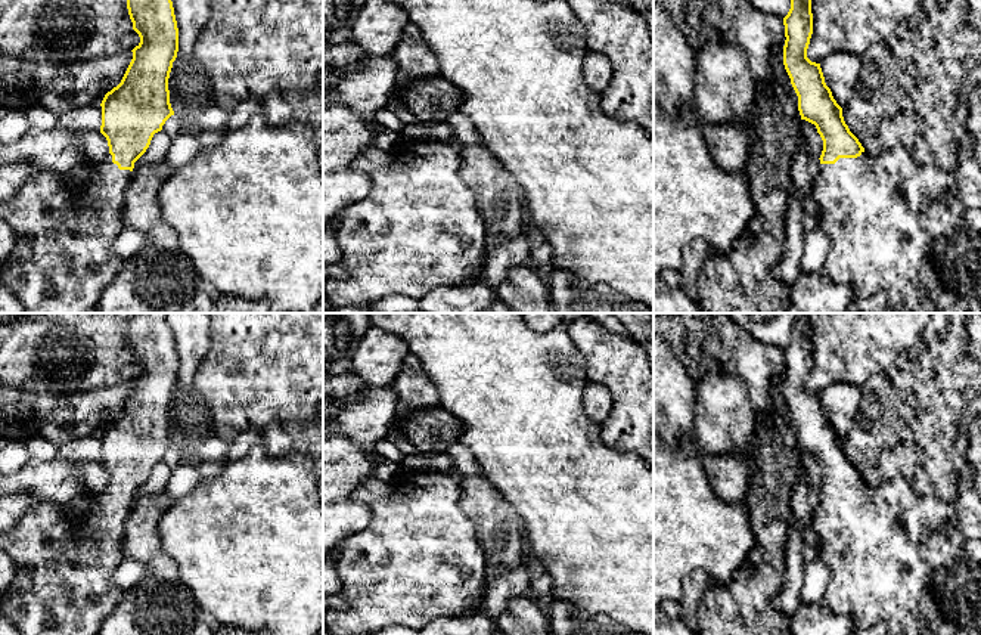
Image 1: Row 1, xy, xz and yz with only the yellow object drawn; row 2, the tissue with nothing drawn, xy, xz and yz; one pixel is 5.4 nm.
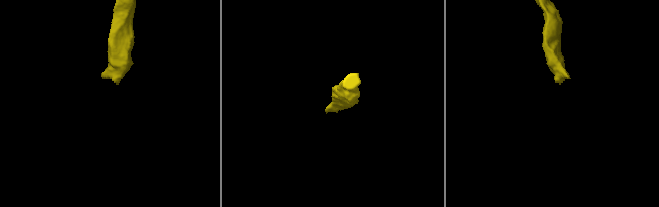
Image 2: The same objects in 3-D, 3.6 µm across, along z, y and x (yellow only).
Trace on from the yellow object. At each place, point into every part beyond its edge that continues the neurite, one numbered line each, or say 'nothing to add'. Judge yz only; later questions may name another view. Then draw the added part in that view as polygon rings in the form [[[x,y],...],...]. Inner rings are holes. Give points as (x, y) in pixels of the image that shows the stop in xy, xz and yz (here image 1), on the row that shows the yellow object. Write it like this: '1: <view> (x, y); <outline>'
1: yz (894, 225); [[[903,146],[879,155],[869,155],[864,151],[857,158],[839,158],[835,164],[820,164],[820,173],[813,180],[811,196],[820,208],[819,227],[831,242],[826,261],[819,273],[832,282],[851,285],[856,300],[885,291],[888,306],[884,313],[981,313],[981,210],[968,208],[960,201],[954,173],[919,164]]]

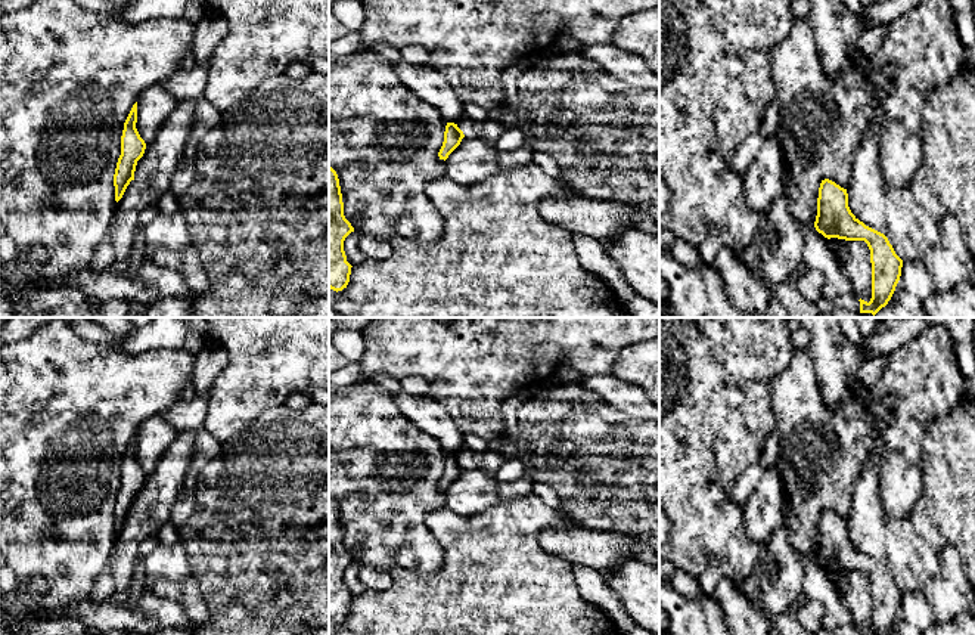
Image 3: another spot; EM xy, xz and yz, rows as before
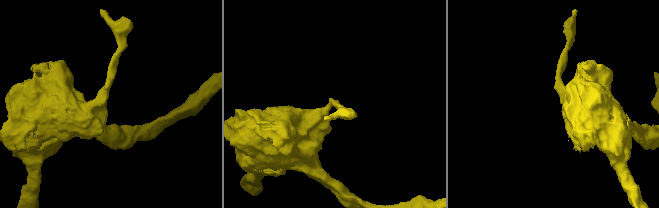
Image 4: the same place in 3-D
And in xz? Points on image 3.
nothing to add

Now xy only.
nothing to add

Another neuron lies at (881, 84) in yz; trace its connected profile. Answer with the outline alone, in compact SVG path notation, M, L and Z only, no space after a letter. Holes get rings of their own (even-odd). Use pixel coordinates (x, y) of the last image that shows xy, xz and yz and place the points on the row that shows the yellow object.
M875 71L870 75L872 89L878 99L884 99L892 89L889 78L884 77L881 72Z

